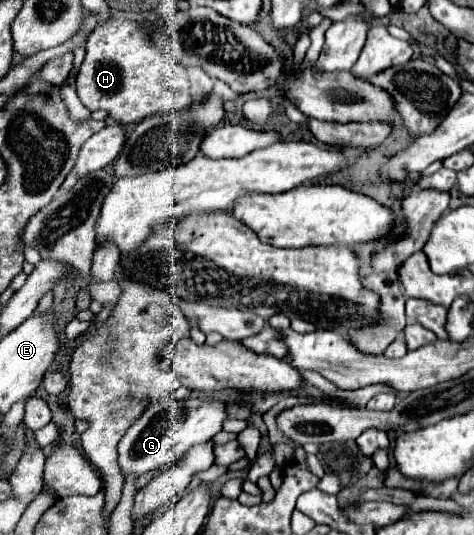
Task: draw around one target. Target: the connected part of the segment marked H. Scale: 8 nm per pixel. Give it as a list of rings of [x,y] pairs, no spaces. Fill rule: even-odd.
[[[109,17],[101,21],[89,35],[85,49],[87,53],[77,73],[77,95],[87,109],[91,111],[105,109],[119,123],[125,123],[125,125],[139,123],[145,117],[151,117],[155,113],[177,113],[213,93],[213,79],[207,77],[203,69],[183,67],[169,53],[159,51],[155,43],[151,41],[151,37],[147,37],[147,29],[139,21],[117,19],[117,17]]]

